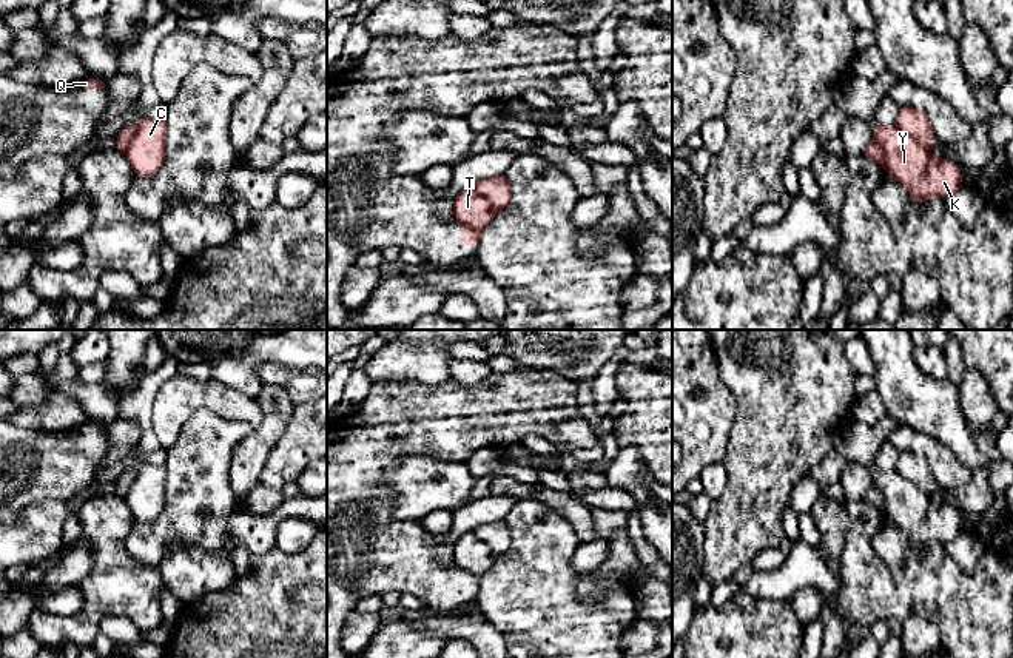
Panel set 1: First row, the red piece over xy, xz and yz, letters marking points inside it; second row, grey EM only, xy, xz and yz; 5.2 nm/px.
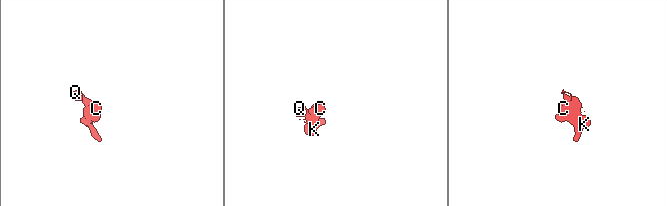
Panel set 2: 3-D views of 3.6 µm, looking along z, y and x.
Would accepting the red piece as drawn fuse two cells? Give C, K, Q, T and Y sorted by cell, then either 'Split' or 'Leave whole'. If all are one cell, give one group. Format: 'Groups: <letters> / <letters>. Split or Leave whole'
Groups: C Q / K T Y. Split

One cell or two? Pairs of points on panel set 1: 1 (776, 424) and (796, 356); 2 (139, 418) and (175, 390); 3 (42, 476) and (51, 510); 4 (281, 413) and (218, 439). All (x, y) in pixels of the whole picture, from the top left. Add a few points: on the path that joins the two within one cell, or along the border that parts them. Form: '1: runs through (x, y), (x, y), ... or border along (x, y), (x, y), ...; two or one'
1: runs through (788, 407), (790, 373); one
2: border along (171, 378), (156, 393), (151, 415), (161, 444); two
3: border along (65, 500), (30, 503), (19, 513), (17, 520); two
4: border along (253, 429), (233, 450), (232, 459); two

